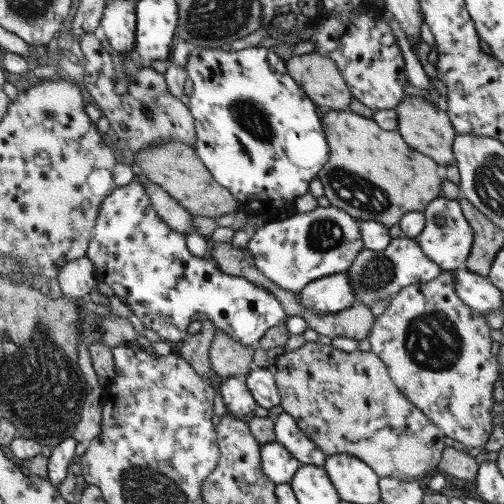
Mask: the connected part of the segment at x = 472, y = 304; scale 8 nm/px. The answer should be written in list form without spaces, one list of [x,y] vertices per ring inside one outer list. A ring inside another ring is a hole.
[[[466,269],[452,272],[456,279],[455,295],[459,297],[471,310],[481,313],[497,312],[501,310],[502,292],[496,289],[488,278],[472,274]]]

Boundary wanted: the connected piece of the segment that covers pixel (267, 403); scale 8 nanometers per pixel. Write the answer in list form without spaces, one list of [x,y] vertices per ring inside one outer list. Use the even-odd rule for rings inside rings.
[[[257,369],[245,378],[255,400],[258,400],[258,406],[269,409],[282,404],[273,369]]]

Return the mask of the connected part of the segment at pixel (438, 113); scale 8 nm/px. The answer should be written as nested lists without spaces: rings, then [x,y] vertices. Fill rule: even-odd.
[[[407,96],[407,98],[402,98],[394,111],[395,115],[397,115],[396,131],[405,144],[408,144],[423,156],[431,158],[439,166],[454,164],[452,144],[456,132],[451,126],[451,120],[449,120],[449,116],[443,110],[442,105],[431,104],[431,102],[423,100],[423,98]]]

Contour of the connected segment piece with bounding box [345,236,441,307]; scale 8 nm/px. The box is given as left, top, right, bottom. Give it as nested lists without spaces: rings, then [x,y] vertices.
[[[399,236],[392,239],[383,251],[369,251],[363,248],[355,256],[354,263],[345,272],[350,277],[356,302],[370,307],[379,299],[393,296],[399,292],[401,287],[434,280],[441,273],[441,270],[423,255],[423,251],[414,239]]]

